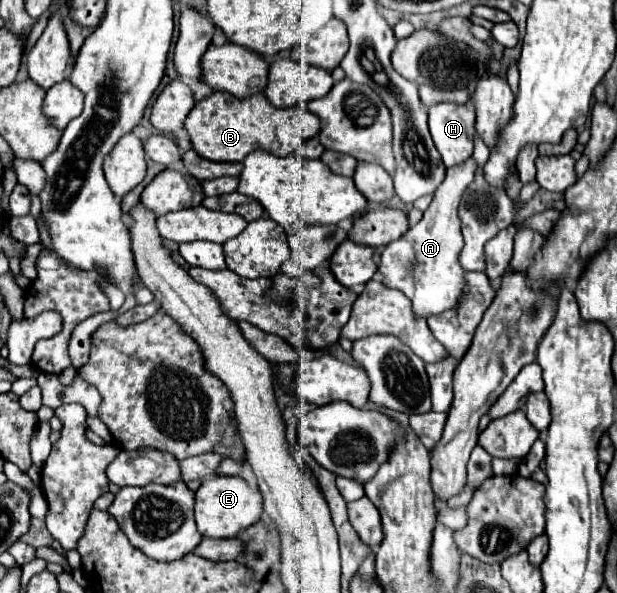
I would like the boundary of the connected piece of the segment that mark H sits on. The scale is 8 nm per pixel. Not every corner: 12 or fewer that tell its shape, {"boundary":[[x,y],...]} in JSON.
{"boundary":[[471,102],[429,108],[431,136],[447,168],[473,154]]}

